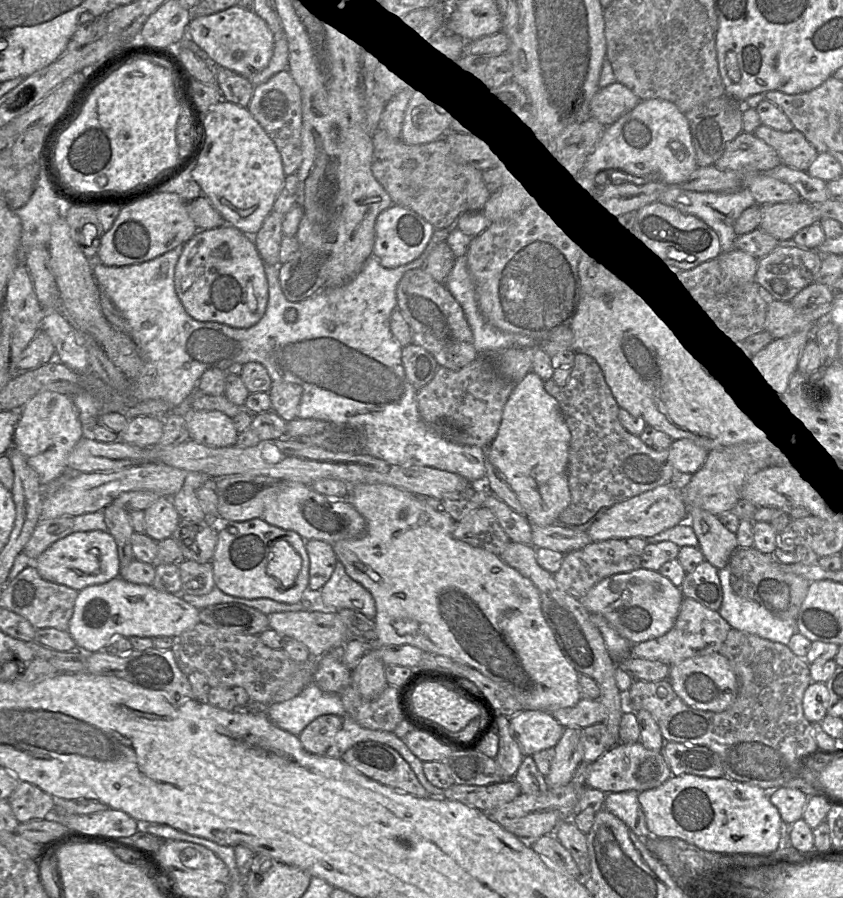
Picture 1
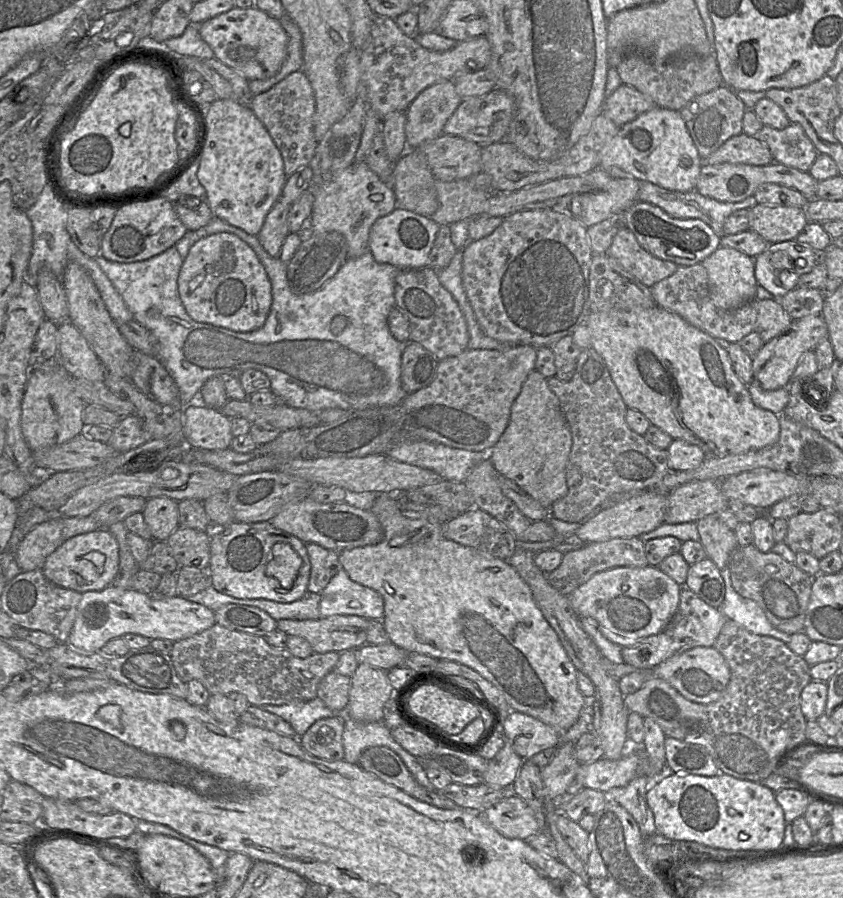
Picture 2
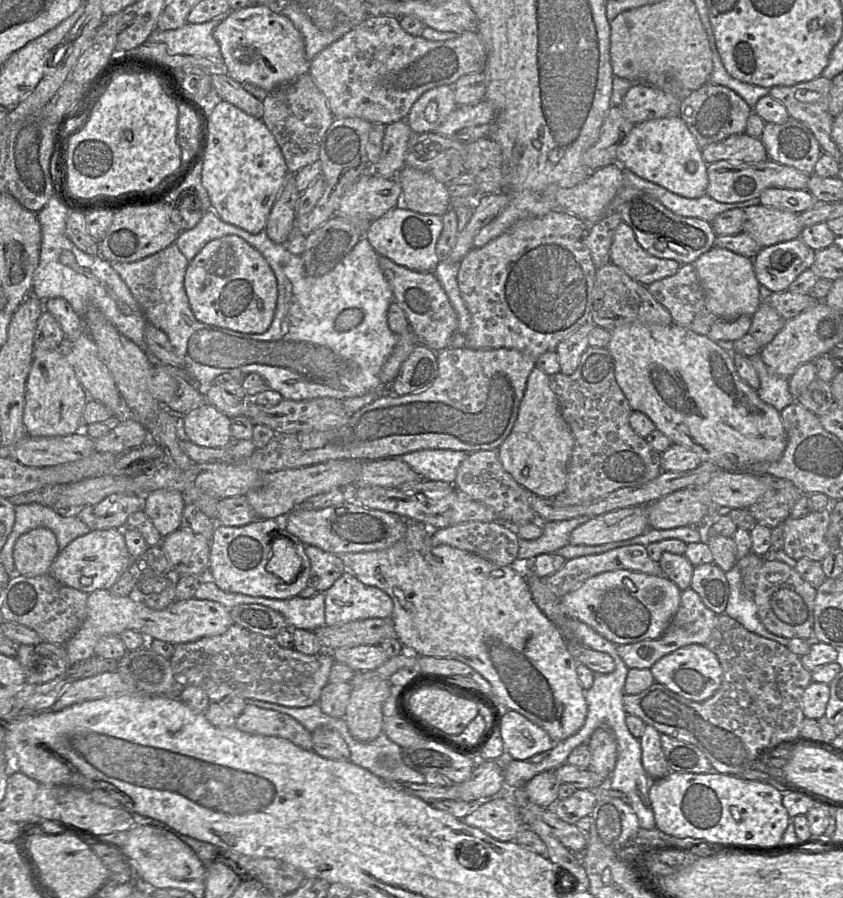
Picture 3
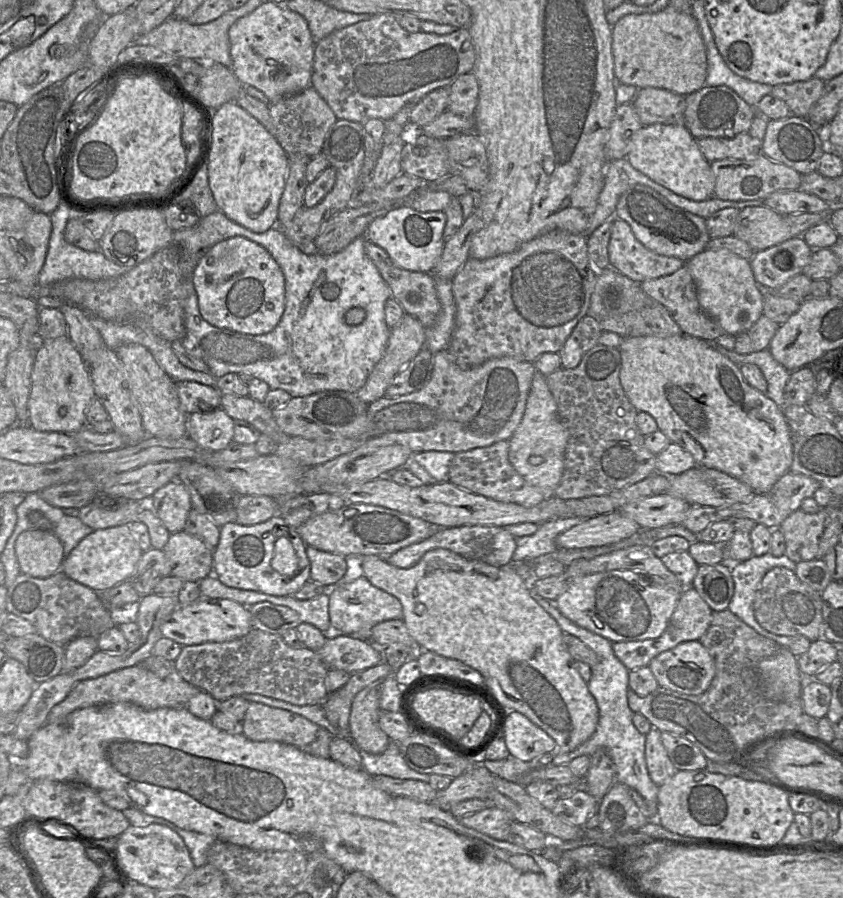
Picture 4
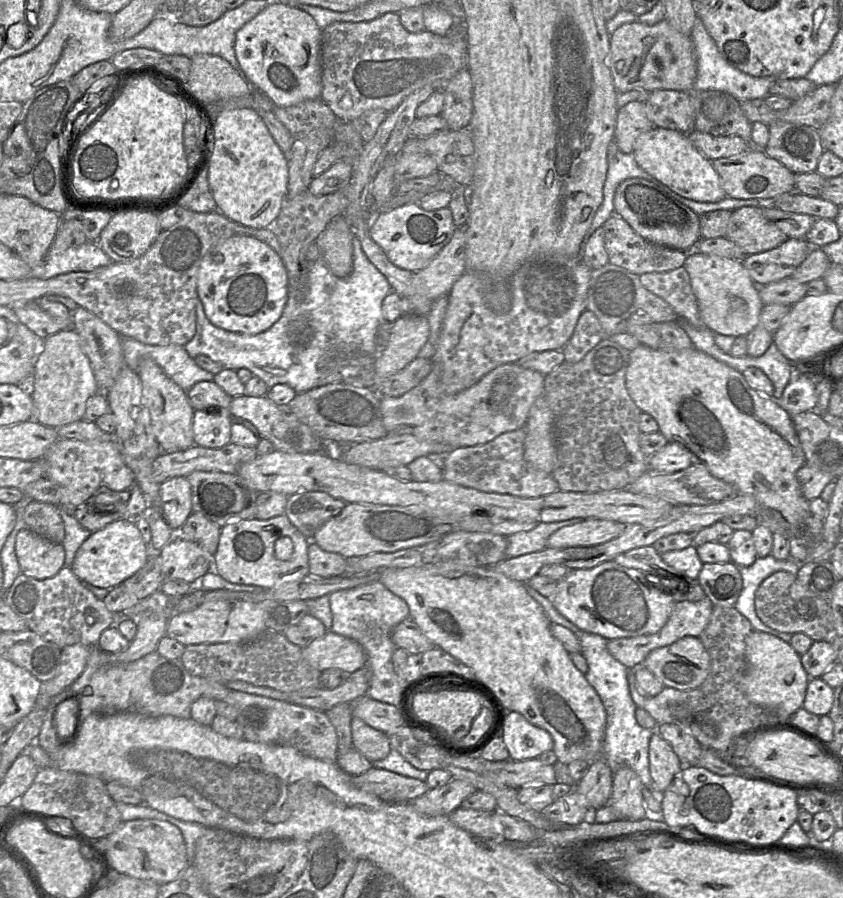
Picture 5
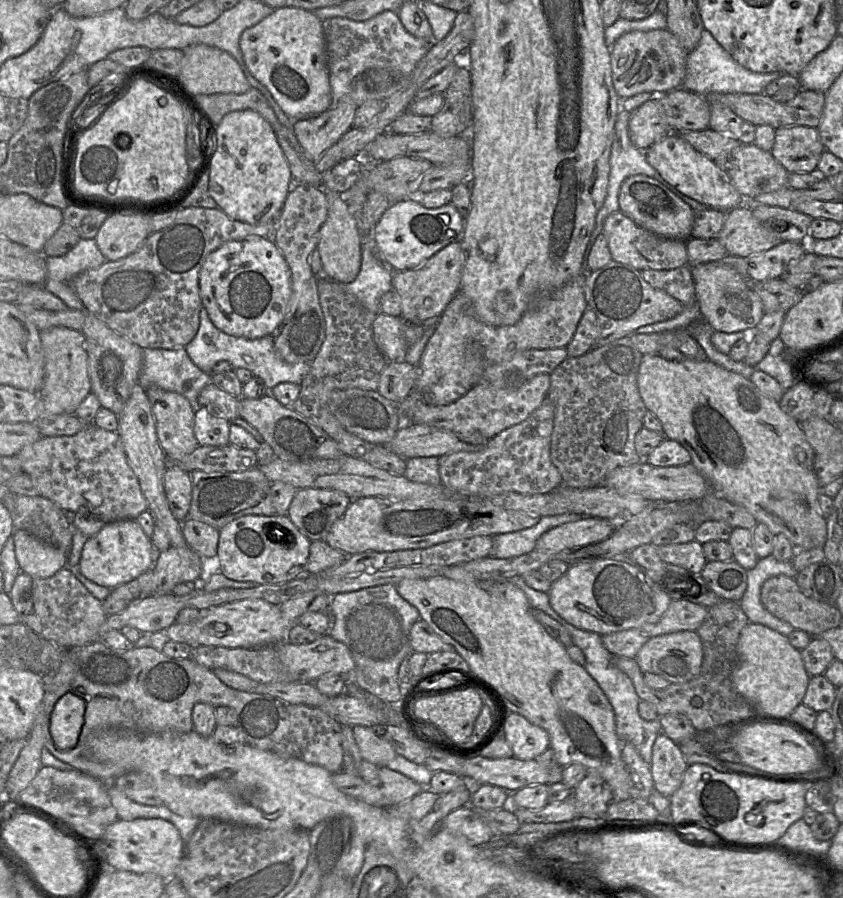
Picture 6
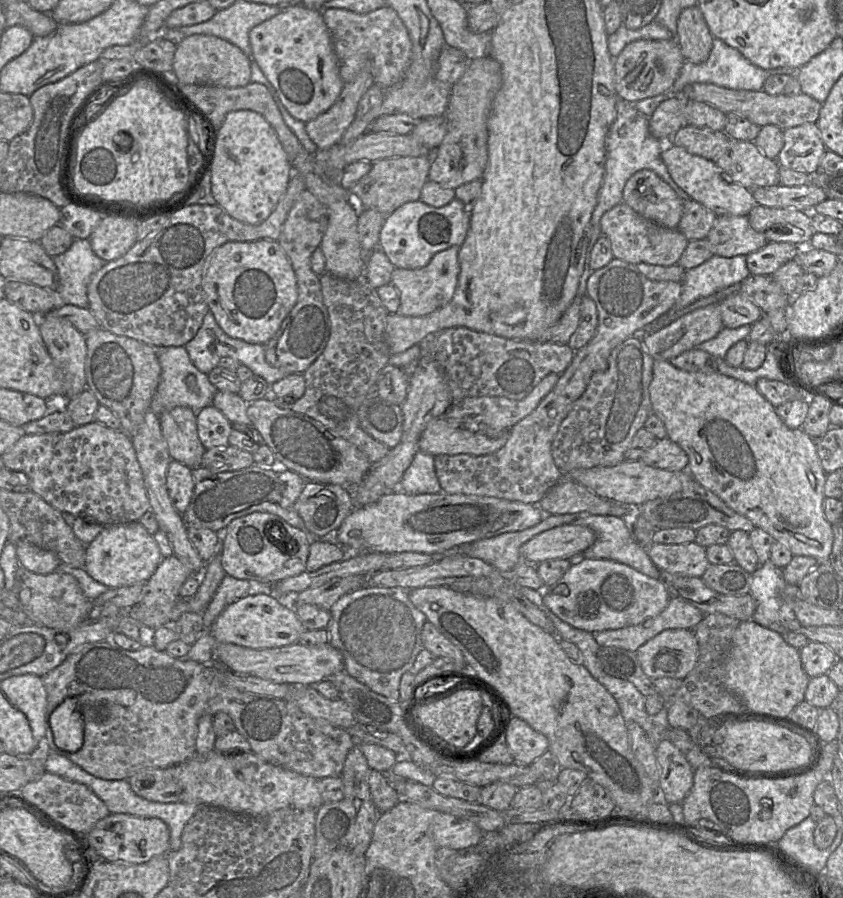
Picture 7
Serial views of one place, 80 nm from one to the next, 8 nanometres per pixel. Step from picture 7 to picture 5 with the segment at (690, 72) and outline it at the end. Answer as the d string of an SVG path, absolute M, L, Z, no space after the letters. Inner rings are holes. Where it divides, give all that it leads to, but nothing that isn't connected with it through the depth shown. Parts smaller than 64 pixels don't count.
M697 17L690 35L696 53L697 76L693 91L719 90L731 94L740 102L753 99L764 99L776 81L773 77L753 77L731 66L720 53L702 20Z

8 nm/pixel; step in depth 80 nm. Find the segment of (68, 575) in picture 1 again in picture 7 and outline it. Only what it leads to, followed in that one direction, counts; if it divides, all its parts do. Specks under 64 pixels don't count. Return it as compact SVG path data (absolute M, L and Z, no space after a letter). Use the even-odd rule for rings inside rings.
M139 522L104 526L85 550L84 570L95 581L108 588L145 584L153 575L163 556L153 537Z

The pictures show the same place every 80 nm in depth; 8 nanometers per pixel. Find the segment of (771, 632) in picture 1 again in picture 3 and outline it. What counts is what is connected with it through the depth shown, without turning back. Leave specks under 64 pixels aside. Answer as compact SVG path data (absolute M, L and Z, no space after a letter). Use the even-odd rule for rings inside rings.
M734 566L725 574L730 592L724 613L738 621L748 631L788 647L790 639L769 632L760 621L753 594L743 585L737 566Z

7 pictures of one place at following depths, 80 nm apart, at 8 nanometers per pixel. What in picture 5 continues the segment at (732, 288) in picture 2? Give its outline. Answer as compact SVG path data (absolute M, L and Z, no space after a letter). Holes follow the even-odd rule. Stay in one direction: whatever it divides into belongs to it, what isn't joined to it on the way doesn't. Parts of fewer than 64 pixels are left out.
M690 251L683 267L689 274L700 317L714 334L747 336L759 324L764 304L759 296L759 287L742 261Z

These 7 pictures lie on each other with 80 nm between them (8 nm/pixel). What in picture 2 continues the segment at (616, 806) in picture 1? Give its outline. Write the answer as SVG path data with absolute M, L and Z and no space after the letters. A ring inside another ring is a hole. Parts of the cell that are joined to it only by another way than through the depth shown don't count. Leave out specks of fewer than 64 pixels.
M642 775L623 787L612 788L605 793L606 800L617 802L634 817L644 837L656 832L654 816L646 801L646 793L652 782L649 776Z

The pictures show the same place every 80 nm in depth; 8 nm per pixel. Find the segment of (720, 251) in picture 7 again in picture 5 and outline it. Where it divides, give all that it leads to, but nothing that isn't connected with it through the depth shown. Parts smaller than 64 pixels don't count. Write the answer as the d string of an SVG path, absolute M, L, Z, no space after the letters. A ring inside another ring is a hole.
M762 204L743 206L733 211L725 237L746 255L771 250L788 239L776 224L765 218Z

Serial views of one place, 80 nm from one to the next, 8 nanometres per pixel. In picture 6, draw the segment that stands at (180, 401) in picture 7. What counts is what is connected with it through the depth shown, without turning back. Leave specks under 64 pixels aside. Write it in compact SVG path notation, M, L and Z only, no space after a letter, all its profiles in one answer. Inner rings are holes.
M185 347L144 348L138 383L144 389L155 385L179 393L196 404L200 391L211 382L211 376L193 363ZM187 381L190 382L188 388L185 386Z

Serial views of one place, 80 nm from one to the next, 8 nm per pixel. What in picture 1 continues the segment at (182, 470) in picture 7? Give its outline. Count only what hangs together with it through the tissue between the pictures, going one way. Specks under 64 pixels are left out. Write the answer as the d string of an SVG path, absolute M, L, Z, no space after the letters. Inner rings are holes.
M160 497L144 513L145 534L156 542L171 538L182 520L170 497Z

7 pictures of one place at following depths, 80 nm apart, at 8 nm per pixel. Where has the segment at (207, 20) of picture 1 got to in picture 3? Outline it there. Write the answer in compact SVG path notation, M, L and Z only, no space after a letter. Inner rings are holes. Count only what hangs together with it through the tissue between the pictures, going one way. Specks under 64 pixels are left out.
M252 3L246 8L231 10L227 17L215 28L213 36L220 46L227 75L239 83L253 84L269 93L280 85L309 73L310 62L306 57L302 34L287 16L274 7Z

